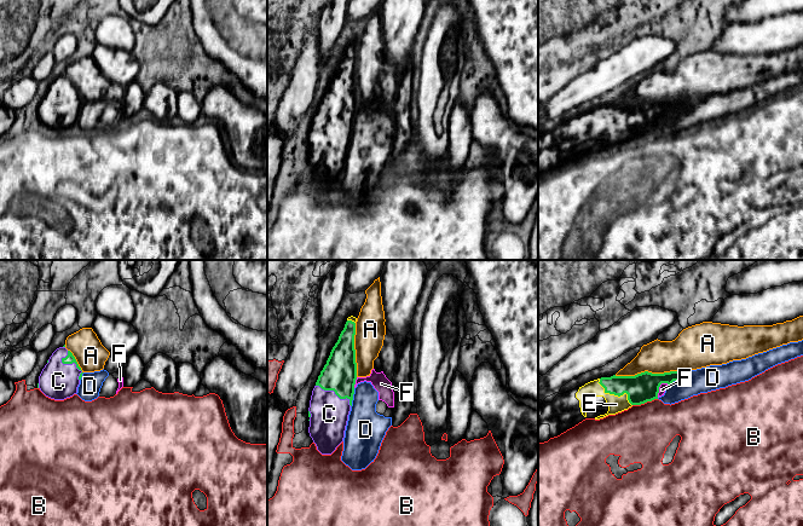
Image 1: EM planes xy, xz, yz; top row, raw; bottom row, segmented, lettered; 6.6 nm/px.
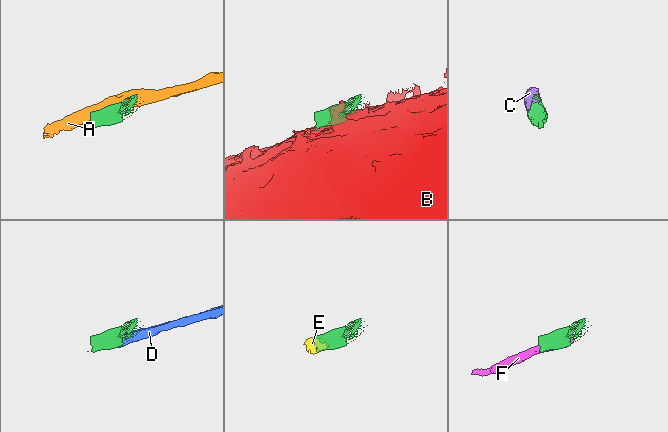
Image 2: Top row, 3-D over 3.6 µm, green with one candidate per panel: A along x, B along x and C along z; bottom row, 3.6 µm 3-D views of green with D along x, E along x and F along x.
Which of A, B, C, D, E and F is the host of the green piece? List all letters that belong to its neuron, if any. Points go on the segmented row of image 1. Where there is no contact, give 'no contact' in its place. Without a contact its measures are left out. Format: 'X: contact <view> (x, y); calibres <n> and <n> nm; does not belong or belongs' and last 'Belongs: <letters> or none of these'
A: contact yz (650, 373); calibres 200 and 220 nm; does not belong
B: contact yz (645, 402); calibres 200 and 380 nm; does not belong
C: contact xy (71, 363); calibres 60 and 240 nm; belongs
D: contact yz (680, 379); calibres 200 and 170 nm; does not belong
E: contact yz (616, 394); calibres 200 and 120 nm; belongs
F: contact xz (354, 382); calibres 220 and 110 nm; does not belong
Belongs: C, E

